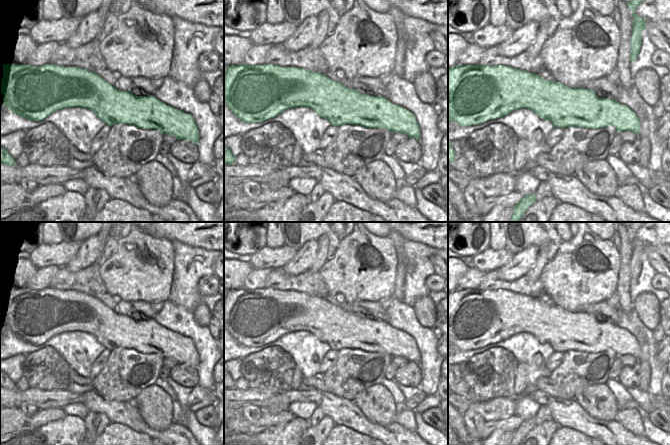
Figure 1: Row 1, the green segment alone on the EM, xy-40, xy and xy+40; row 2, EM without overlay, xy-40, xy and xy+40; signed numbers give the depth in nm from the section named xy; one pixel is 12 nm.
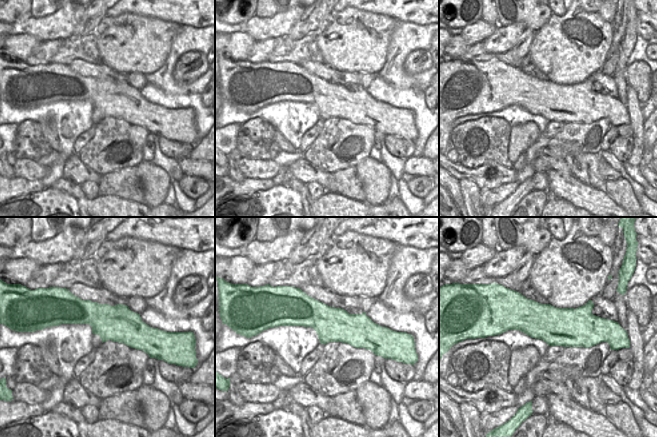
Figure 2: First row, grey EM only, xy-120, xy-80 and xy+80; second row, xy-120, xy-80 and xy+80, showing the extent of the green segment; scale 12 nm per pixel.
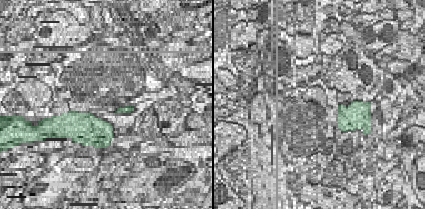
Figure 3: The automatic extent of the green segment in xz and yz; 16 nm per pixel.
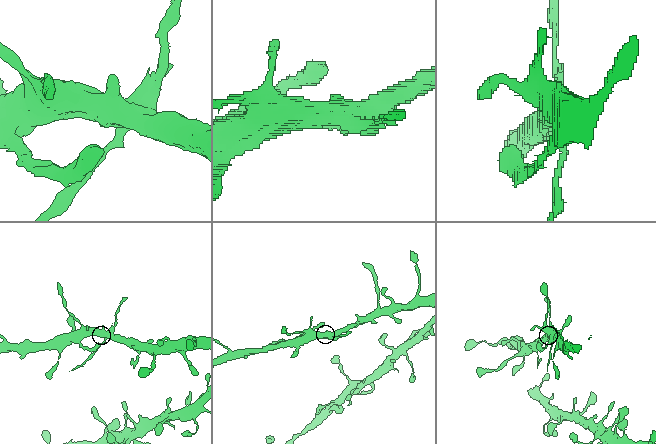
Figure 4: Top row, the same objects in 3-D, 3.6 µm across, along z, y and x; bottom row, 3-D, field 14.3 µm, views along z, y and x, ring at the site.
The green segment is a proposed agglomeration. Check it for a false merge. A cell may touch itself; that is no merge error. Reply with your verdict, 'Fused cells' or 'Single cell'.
Fused cells

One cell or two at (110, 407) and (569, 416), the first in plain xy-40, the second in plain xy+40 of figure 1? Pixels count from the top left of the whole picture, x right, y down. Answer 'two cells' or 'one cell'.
one cell

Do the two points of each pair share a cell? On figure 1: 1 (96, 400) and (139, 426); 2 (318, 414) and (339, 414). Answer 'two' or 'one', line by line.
1: one
2: two

